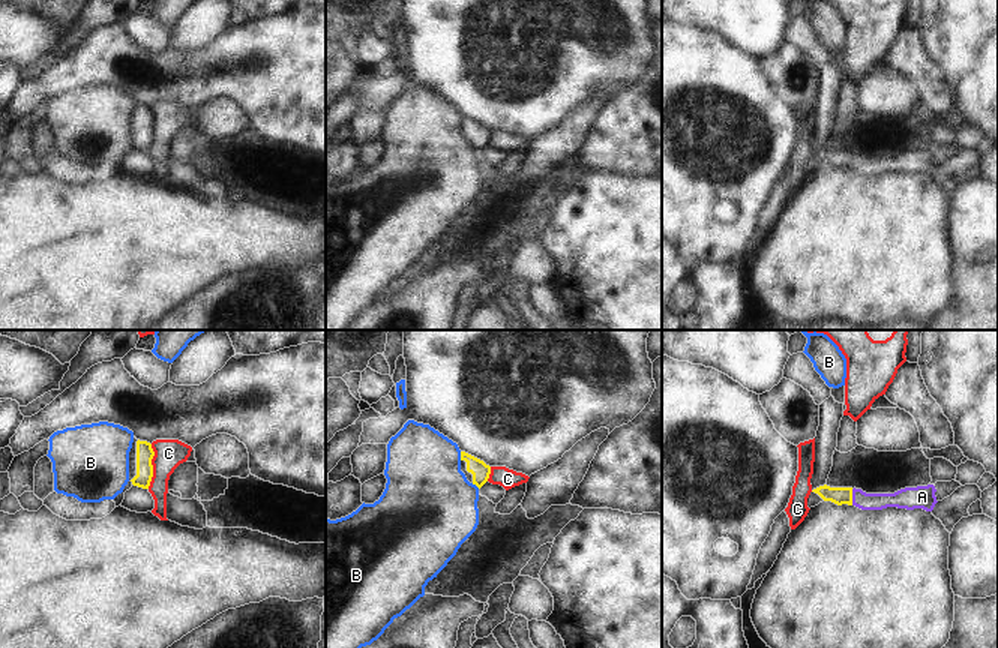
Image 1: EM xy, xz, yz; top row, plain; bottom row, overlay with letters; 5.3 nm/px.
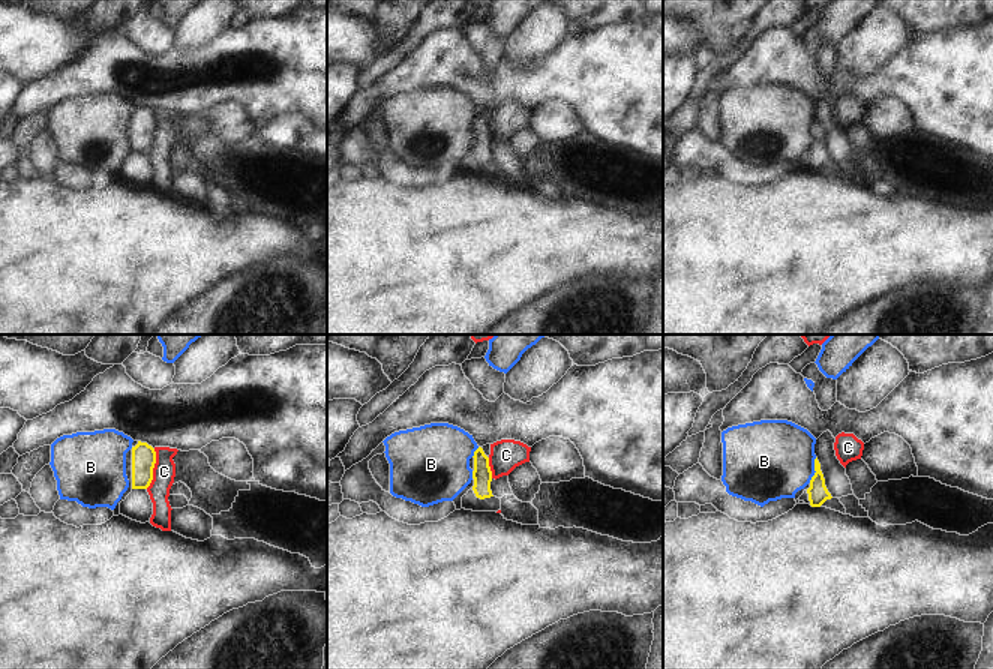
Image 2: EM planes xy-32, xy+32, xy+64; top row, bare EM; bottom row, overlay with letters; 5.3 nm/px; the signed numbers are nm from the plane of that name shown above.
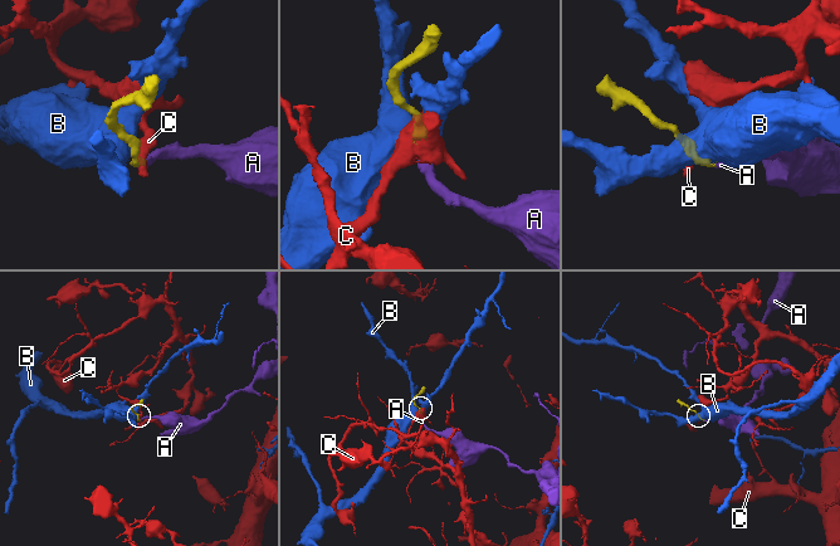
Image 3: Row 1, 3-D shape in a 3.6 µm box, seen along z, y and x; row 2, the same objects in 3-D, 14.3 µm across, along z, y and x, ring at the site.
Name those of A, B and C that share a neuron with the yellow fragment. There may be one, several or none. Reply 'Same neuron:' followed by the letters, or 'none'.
Same neuron: A

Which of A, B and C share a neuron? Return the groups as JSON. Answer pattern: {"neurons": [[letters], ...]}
{"neurons": [["A"], ["B"], ["C"]]}

